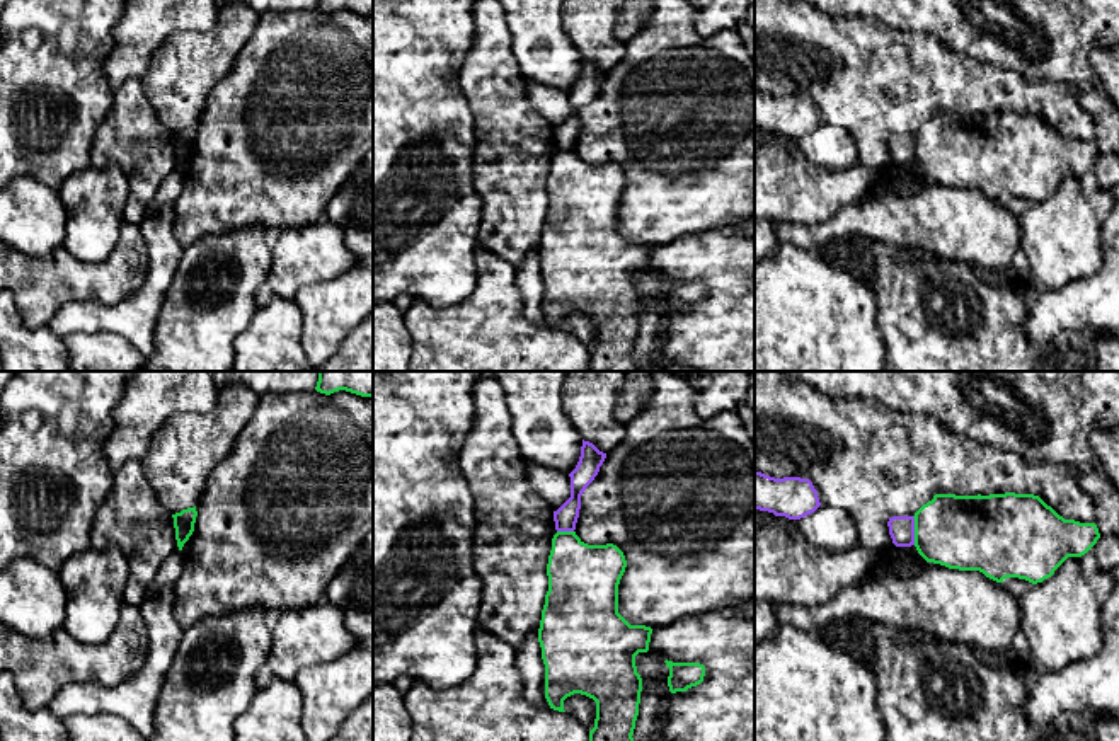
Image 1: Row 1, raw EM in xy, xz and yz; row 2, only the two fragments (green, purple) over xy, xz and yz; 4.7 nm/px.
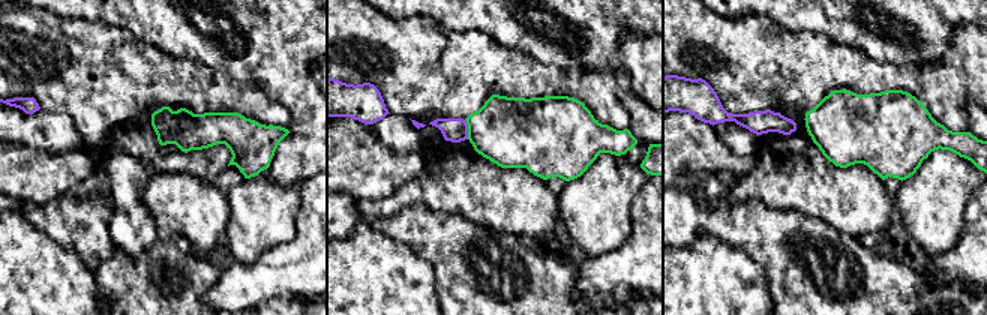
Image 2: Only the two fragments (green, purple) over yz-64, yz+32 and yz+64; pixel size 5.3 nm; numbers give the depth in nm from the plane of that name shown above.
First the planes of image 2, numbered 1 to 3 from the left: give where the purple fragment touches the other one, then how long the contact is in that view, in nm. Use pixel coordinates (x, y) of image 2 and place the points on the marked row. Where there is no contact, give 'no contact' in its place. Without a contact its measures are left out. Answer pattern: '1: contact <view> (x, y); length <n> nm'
1: no contact
2: contact yz+32 (468, 129); length 110 nm
3: no contact

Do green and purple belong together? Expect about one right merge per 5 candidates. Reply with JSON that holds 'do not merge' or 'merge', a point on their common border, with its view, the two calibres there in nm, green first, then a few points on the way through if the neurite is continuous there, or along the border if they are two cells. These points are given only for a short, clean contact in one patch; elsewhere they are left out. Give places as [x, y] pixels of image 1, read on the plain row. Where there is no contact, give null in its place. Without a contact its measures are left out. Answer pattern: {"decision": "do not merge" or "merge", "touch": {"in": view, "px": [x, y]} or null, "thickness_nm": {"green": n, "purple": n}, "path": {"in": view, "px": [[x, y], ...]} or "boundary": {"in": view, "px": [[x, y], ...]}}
{"decision": "do not merge", "touch": {"in": "yz", "px": [915, 149]}, "thickness_nm": {"green": 360, "purple": 130}}

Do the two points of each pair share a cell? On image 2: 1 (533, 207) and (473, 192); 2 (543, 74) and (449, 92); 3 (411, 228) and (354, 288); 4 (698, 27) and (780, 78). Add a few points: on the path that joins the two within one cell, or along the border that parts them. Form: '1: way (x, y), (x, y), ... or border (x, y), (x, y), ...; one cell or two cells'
1: way (518, 203), (488, 194); one cell
2: way (519, 74), (473, 74); one cell
3: border (368, 222), (389, 237), (407, 245), (428, 261); two cells
4: way (719, 48), (759, 65); one cell

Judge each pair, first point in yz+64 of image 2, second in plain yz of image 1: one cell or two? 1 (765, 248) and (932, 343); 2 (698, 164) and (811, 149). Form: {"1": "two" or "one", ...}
{"1": "one", "2": "two"}

